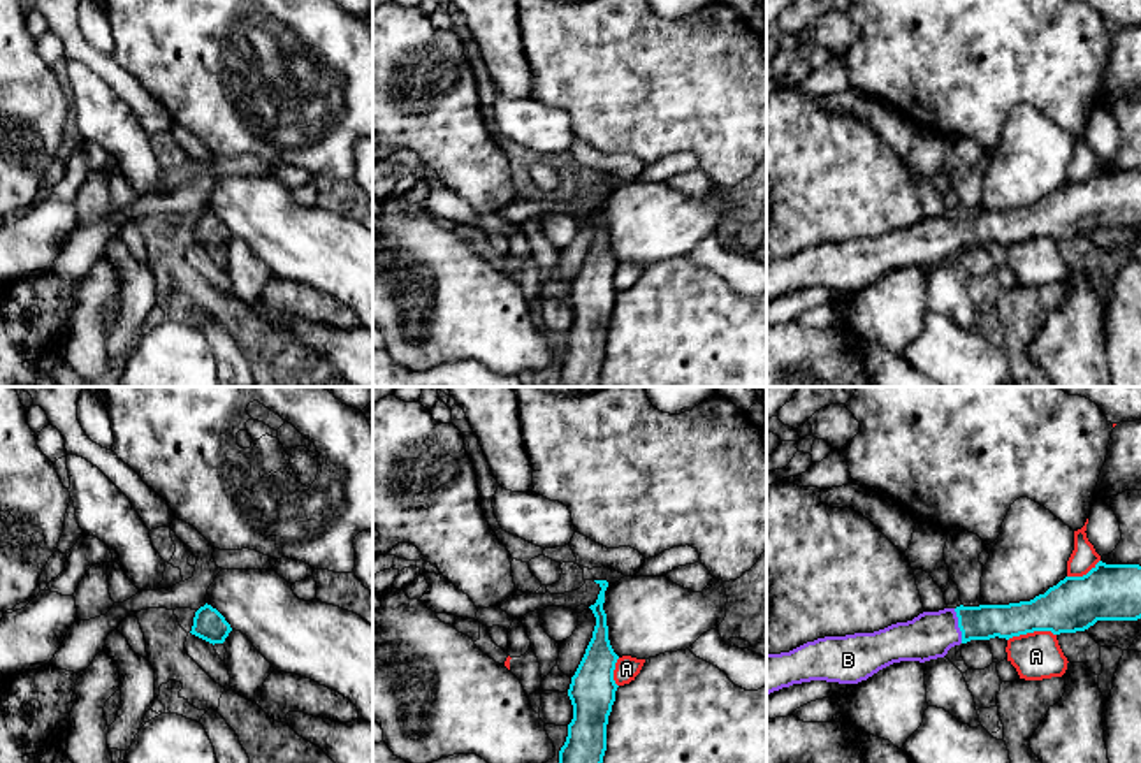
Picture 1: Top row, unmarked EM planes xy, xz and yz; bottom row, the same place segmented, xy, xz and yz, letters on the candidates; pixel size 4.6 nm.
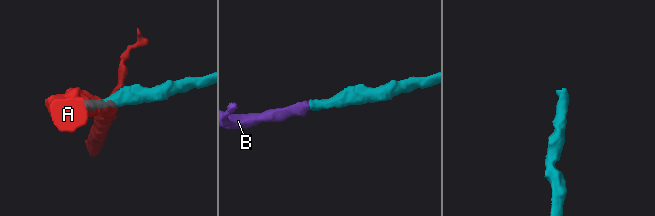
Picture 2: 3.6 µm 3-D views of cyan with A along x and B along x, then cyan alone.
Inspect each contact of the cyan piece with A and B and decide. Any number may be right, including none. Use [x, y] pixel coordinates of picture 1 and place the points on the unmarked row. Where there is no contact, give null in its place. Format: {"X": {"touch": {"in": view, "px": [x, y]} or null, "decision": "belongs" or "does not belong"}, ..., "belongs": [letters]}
{"A": {"touch": {"in": "yz", "px": [1031, 238]}, "decision": "does not belong"}, "B": {"touch": {"in": "yz", "px": [959, 232]}, "decision": "belongs"}, "belongs": ["B"]}

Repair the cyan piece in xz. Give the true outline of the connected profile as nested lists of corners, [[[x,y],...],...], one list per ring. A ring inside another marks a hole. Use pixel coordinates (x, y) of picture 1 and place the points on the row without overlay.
[[[594,188],[601,193],[596,209],[589,213],[596,223],[596,232],[568,295],[573,325],[559,357],[559,387],[600,387],[608,322],[619,294],[614,287],[619,262],[610,251],[603,216],[608,188]]]

